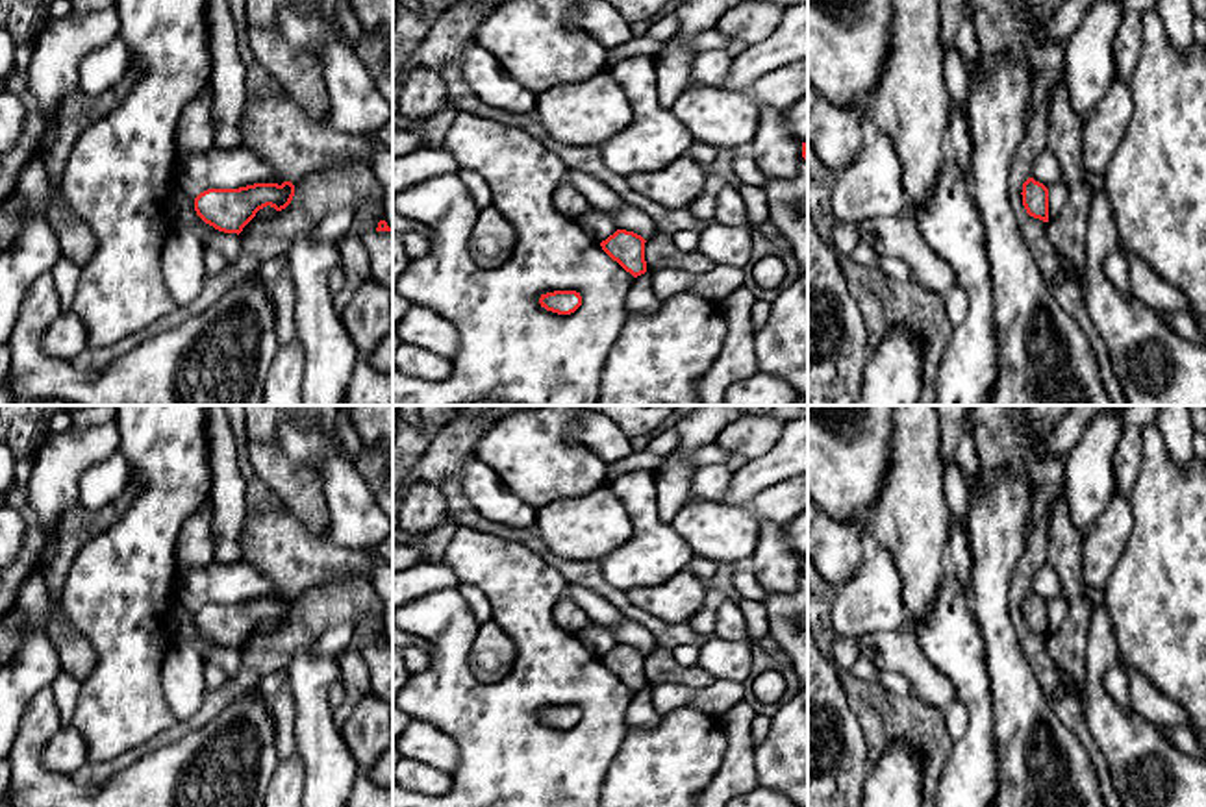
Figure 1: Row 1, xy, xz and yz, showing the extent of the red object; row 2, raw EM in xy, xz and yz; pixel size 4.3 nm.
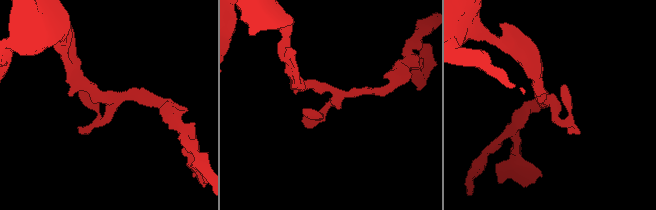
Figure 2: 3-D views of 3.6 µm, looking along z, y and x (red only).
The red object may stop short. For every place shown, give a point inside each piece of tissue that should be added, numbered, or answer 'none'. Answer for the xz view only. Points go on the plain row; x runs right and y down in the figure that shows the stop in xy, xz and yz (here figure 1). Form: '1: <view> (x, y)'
1: xz (660, 667)

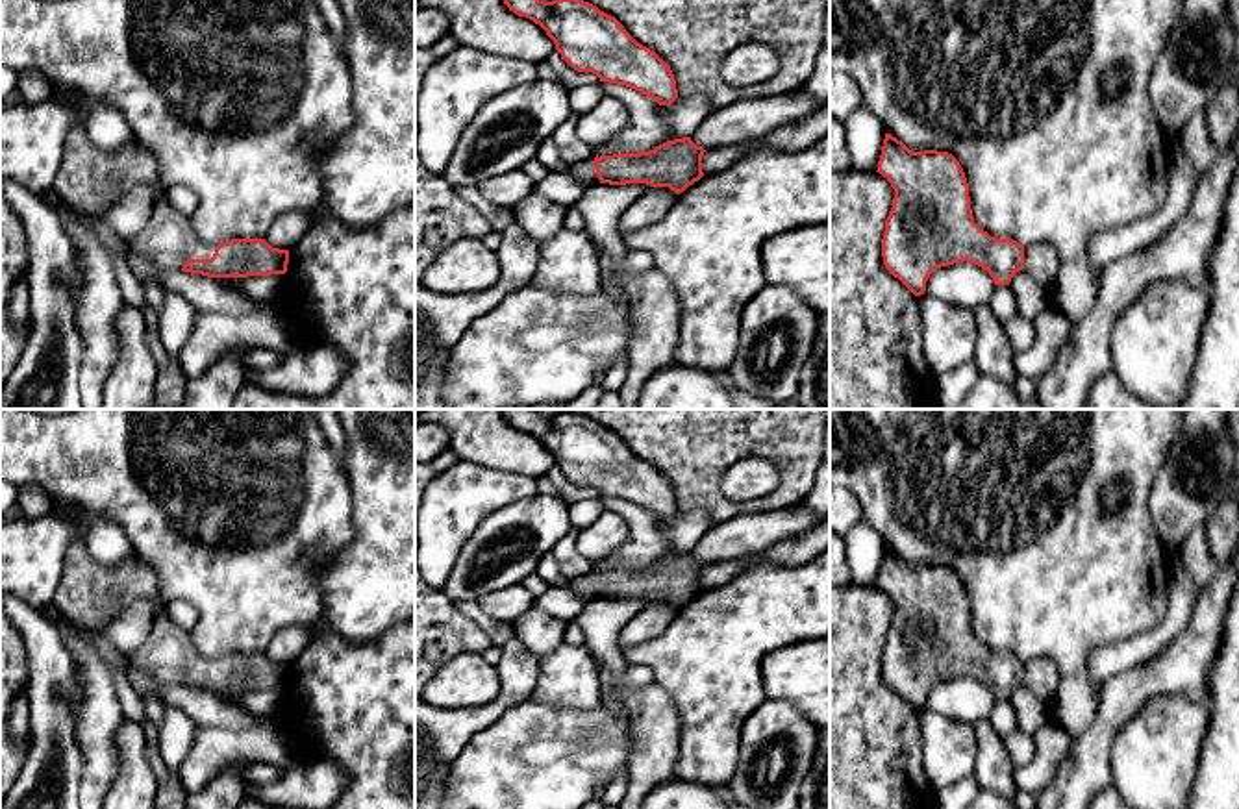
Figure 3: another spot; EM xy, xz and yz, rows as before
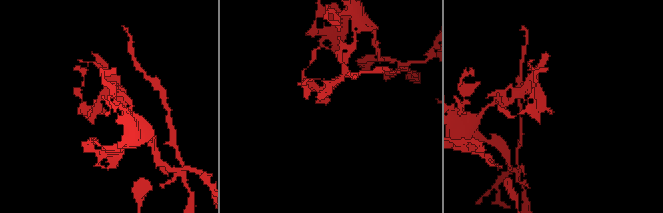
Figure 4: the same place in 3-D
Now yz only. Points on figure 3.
none

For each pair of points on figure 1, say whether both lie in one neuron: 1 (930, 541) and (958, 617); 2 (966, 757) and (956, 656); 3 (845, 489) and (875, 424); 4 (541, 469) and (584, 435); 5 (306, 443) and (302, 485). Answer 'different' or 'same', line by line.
1: different
2: same
3: same
4: different
5: different

